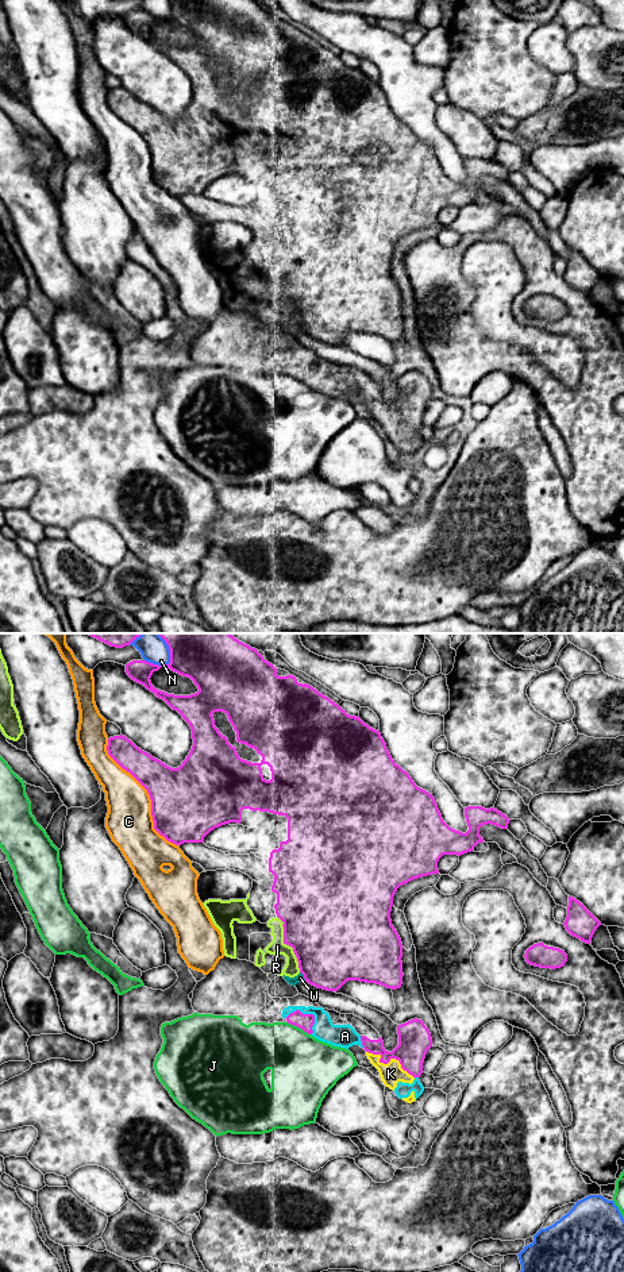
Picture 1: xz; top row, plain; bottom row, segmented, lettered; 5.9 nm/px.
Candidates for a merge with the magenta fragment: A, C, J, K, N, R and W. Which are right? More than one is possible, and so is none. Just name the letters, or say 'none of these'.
A, K

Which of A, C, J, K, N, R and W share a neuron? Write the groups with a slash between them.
A K / C / J / N / R W

